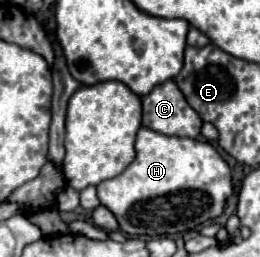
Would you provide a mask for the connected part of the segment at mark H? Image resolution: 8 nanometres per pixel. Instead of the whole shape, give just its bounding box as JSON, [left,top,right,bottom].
[97,127,233,237]

